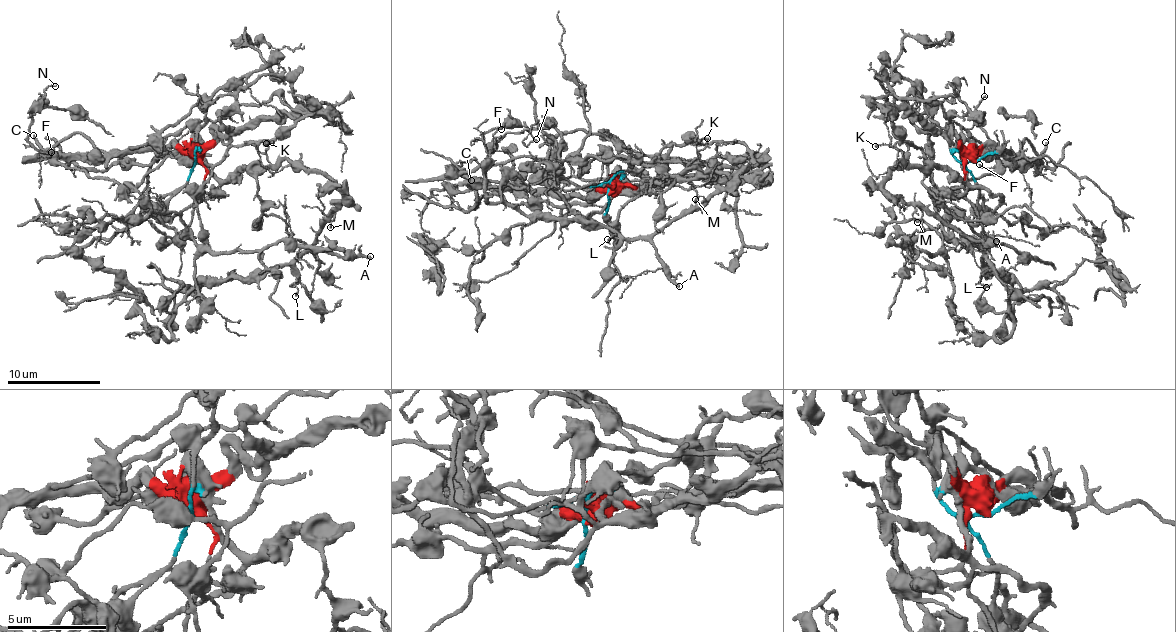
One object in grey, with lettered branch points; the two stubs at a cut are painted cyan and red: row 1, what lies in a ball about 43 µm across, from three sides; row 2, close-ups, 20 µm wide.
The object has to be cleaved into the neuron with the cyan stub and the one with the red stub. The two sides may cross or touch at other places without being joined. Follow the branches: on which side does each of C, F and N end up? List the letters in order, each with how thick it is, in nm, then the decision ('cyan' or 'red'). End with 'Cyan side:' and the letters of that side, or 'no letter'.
C: 180 nm thick; red
F: 110 nm thick; red
N: 120 nm thick; red
Cyan side: no letter

